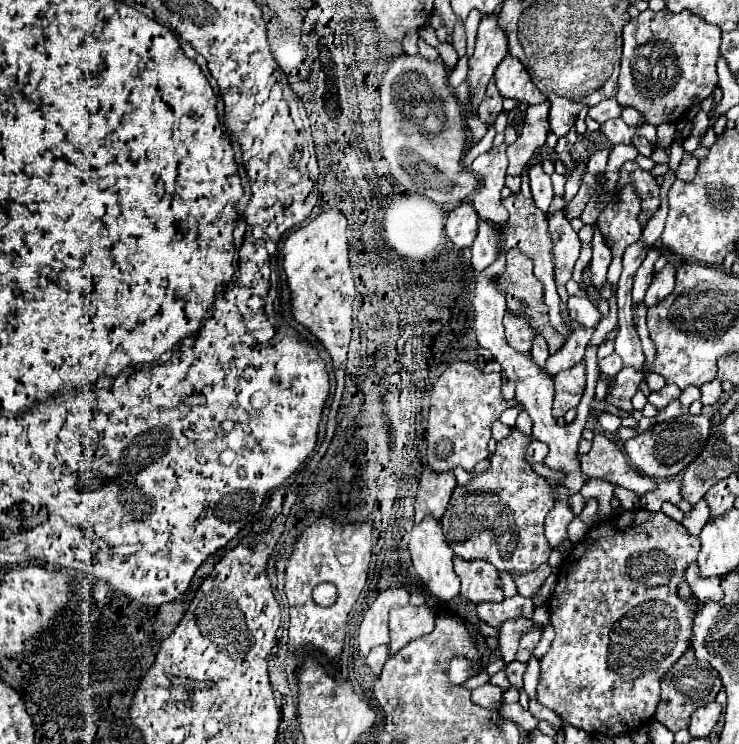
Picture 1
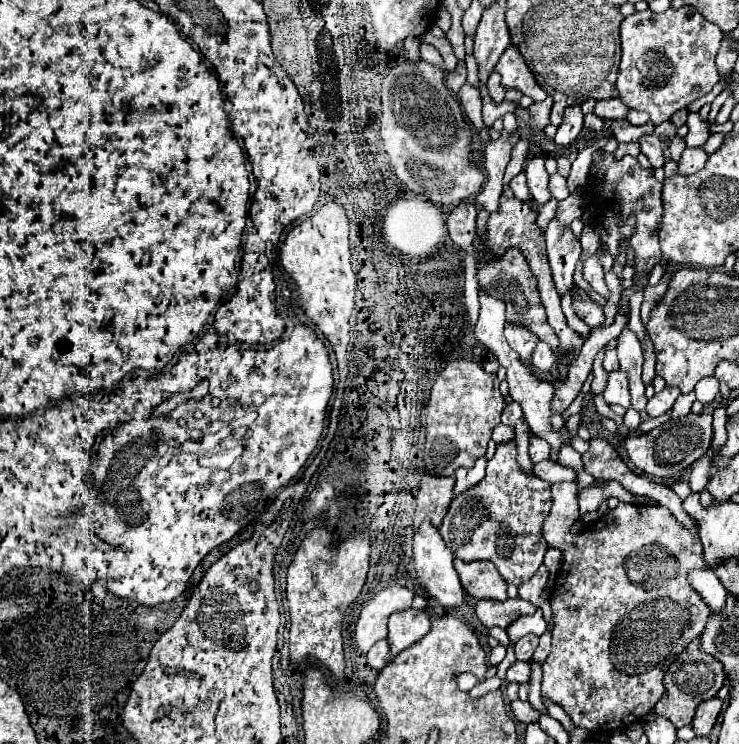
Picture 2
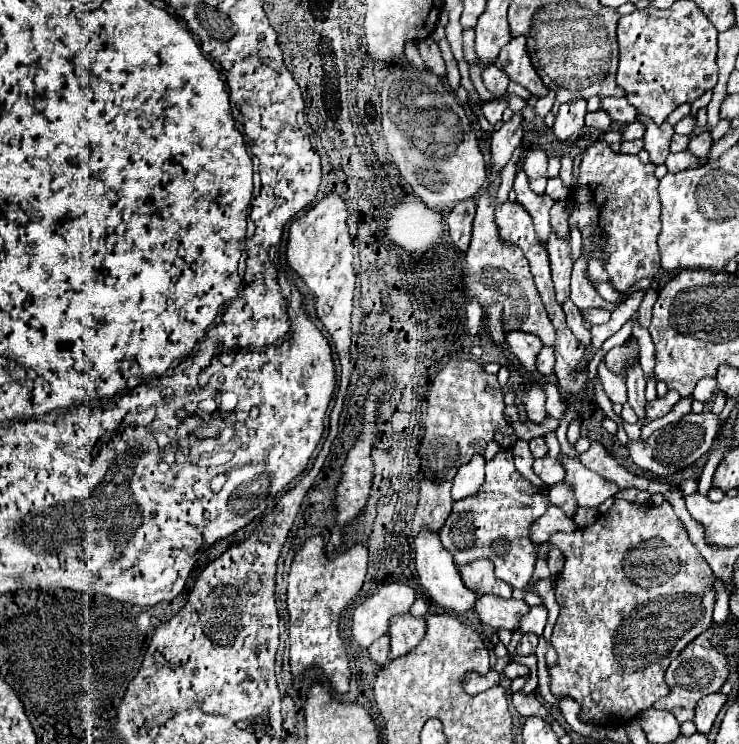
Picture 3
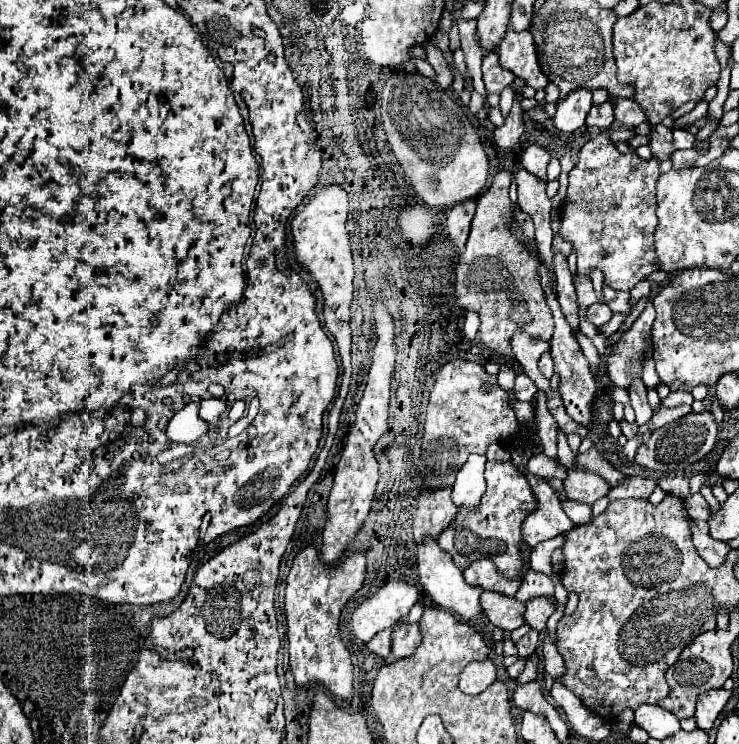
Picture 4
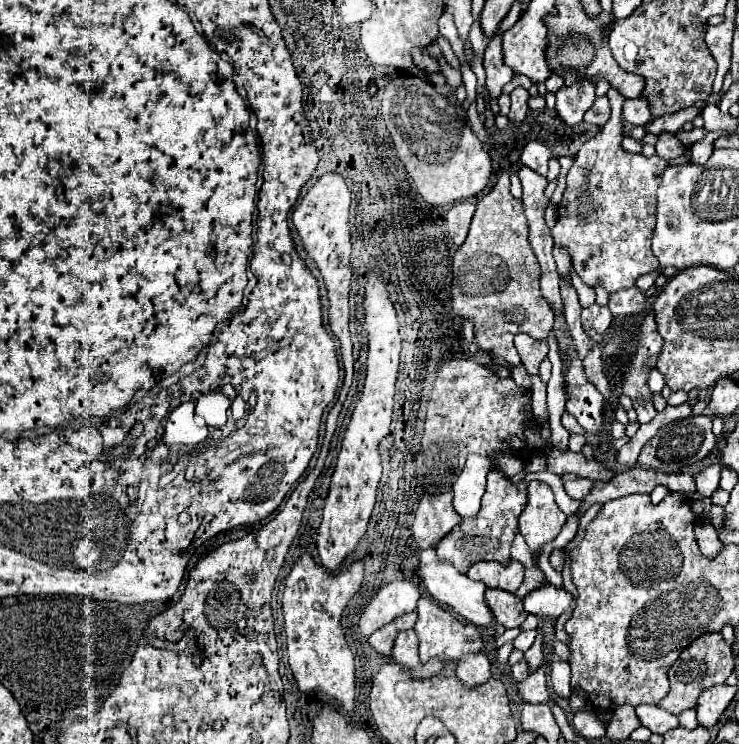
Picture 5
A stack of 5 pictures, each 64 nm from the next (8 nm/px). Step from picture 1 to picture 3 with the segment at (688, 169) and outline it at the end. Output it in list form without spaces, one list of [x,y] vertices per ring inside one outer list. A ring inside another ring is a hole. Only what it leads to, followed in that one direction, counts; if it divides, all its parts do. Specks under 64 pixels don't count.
[[[704,130],[702,134],[698,134],[698,138],[692,138],[688,144],[688,152],[698,158],[700,166],[704,166],[710,156],[710,132]]]

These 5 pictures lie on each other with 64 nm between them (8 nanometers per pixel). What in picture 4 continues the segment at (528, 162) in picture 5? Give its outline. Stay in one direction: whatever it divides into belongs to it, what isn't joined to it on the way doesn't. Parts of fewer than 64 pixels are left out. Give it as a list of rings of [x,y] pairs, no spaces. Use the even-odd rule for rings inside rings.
[[[528,146],[524,152],[522,152],[522,168],[528,170],[530,174],[534,174],[538,180],[546,182],[546,166],[548,166],[548,160],[550,160],[550,152],[540,148],[540,146]]]

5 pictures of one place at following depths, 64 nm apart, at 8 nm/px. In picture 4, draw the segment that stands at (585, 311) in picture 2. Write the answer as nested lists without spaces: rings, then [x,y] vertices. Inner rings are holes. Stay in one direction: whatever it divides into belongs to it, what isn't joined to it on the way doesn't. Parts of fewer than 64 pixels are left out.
[[[594,304],[594,306],[590,306],[590,308],[586,310],[586,318],[588,318],[596,328],[600,328],[600,326],[604,326],[604,324],[612,318],[612,310],[610,310],[606,304]]]

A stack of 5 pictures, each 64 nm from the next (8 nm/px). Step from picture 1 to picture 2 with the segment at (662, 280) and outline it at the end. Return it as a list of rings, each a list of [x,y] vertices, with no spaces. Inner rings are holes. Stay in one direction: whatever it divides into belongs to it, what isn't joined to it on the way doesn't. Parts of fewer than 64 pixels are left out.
[[[664,274],[662,280],[660,280],[656,286],[646,286],[640,310],[640,317],[644,324],[648,322],[650,310],[664,298],[664,294],[666,294],[666,290],[668,290],[668,284],[670,284],[670,274]]]

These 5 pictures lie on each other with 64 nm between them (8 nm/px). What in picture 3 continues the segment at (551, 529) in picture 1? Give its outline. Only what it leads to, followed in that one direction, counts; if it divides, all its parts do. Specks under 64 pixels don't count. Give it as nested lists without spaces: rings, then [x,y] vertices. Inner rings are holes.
[[[565,482],[556,483],[550,487],[549,501],[561,508],[569,518],[573,517],[578,505],[571,487]],[[616,500],[612,510],[606,514],[600,514],[598,520],[586,528],[578,528],[572,534],[561,532],[554,533],[549,542],[559,548],[566,558],[564,562],[564,570],[560,572],[558,580],[556,580],[556,602],[560,606],[560,616],[556,620],[554,626],[554,634],[550,638],[552,648],[558,652],[558,660],[556,664],[548,666],[548,674],[550,674],[550,692],[560,700],[570,696],[572,700],[576,700],[582,708],[580,712],[580,720],[582,722],[590,722],[590,724],[598,724],[604,728],[610,726],[624,726],[626,722],[630,722],[632,718],[638,716],[638,712],[652,708],[652,704],[668,694],[668,684],[664,682],[664,672],[670,666],[670,662],[702,632],[706,632],[712,626],[712,606],[714,606],[714,590],[712,580],[714,574],[710,570],[710,566],[706,566],[702,554],[698,554],[698,550],[694,550],[694,544],[688,538],[686,528],[682,526],[682,522],[678,520],[678,516],[674,514],[672,506],[668,502],[662,502],[660,506],[652,506],[652,504],[636,504],[636,502],[626,502],[626,500]]]

